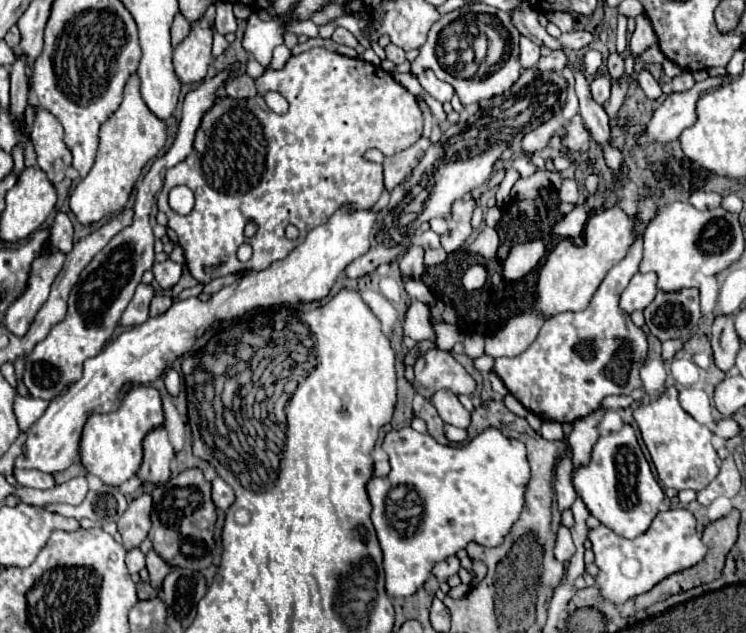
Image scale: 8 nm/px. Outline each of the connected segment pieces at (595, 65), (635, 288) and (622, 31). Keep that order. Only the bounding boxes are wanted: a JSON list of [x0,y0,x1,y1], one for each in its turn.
[[583,50,603,78],[619,272,657,314],[616,14,627,54]]

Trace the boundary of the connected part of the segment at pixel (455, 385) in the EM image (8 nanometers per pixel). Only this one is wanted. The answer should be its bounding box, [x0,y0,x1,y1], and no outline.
[415,348,475,398]

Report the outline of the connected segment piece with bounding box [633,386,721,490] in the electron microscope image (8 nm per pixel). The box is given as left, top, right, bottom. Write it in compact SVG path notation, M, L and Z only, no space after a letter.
M669 386L657 400L641 404L635 408L633 418L637 420L643 442L651 454L651 460L657 468L659 480L663 486L683 490L703 490L719 474L719 456L711 444L711 430L705 424L699 424L691 414L687 414L677 400L677 388Z

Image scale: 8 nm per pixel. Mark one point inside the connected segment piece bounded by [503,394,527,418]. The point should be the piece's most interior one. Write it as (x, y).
(511, 403)

